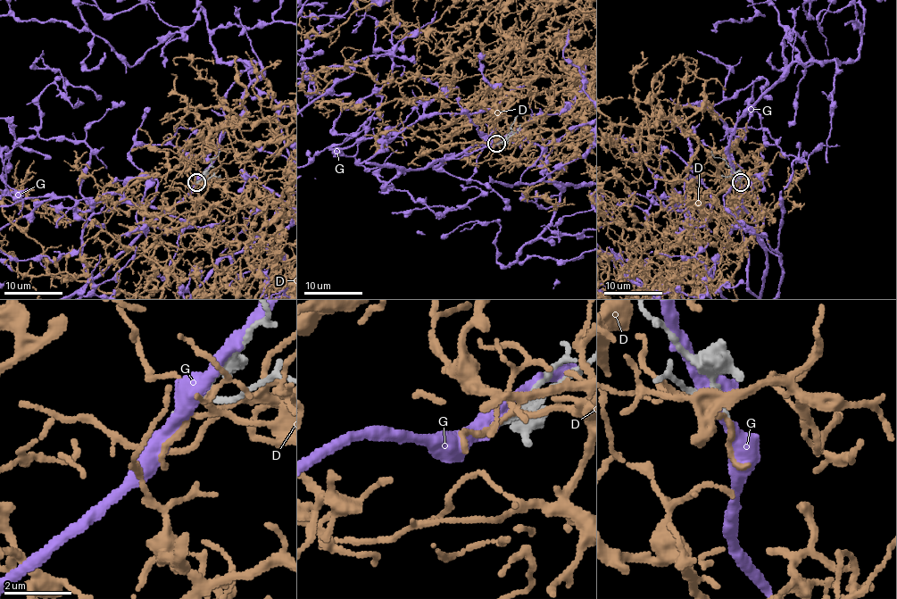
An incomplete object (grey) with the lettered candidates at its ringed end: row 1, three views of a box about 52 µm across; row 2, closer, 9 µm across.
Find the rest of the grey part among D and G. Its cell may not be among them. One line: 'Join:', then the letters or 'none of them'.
Join: none of them

